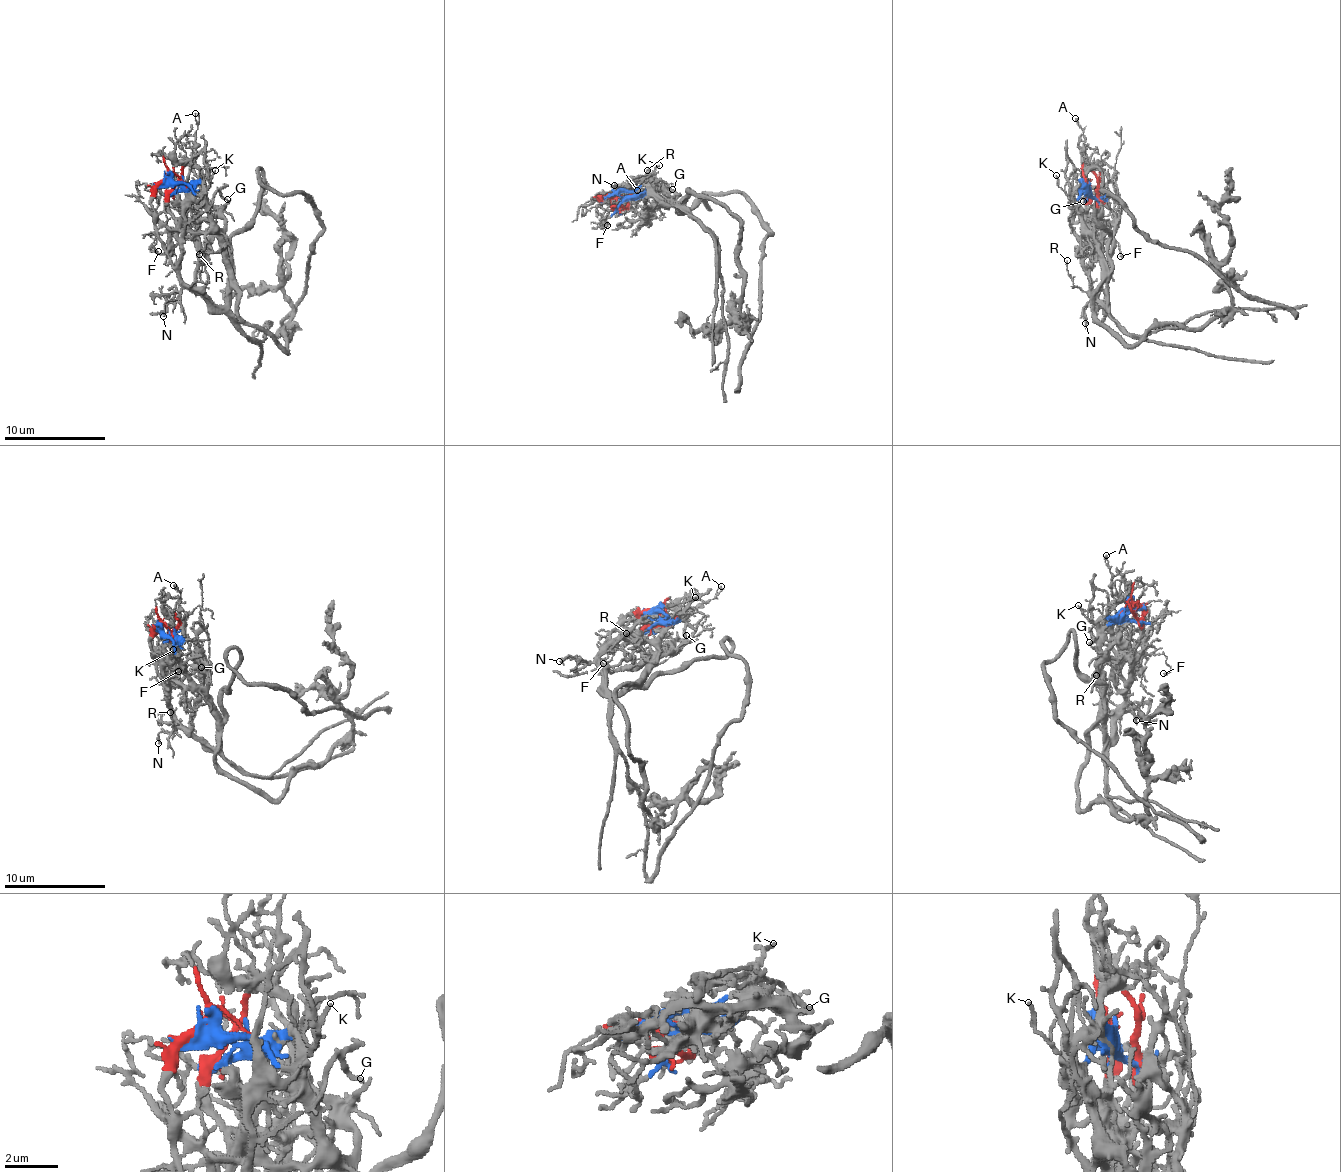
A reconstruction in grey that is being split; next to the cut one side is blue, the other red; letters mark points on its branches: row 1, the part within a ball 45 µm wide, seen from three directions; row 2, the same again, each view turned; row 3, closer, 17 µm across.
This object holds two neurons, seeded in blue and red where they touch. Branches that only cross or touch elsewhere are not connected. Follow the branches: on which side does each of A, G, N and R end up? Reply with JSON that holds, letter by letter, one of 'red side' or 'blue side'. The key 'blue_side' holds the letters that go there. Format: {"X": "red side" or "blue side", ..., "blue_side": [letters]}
{"A": "red side", "G": "blue side", "N": "red side", "R": "red side", "blue_side": ["G"]}

